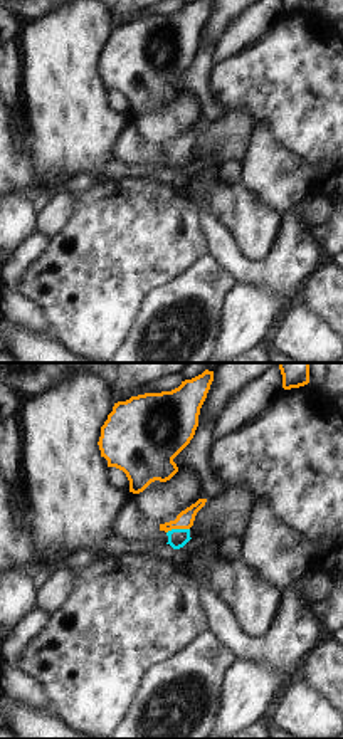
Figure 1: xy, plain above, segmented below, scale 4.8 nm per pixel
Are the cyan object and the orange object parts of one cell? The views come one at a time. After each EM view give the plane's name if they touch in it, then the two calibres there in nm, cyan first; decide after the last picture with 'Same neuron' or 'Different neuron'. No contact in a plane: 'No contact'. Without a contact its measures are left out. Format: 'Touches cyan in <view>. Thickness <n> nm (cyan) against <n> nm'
Touches cyan in xy. Thickness 100 nm (cyan) against 80 nm.

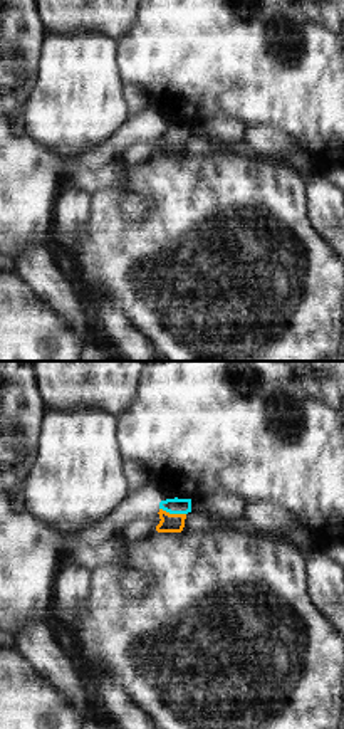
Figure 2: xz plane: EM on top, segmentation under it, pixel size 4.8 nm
Touches cyan in xz. Thickness 80 nm (cyan) against 100 nm.

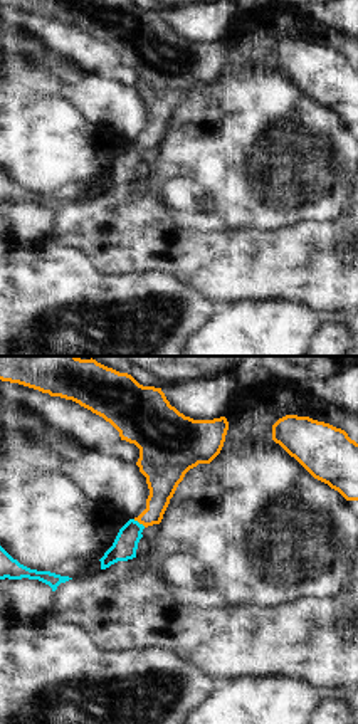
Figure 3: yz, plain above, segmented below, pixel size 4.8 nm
Touches cyan in yz. Thickness 120 nm (cyan) against 160 nm.

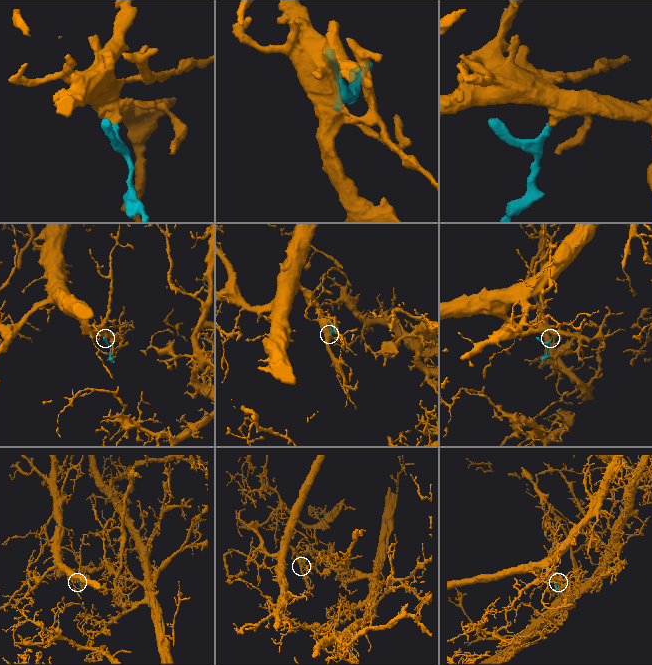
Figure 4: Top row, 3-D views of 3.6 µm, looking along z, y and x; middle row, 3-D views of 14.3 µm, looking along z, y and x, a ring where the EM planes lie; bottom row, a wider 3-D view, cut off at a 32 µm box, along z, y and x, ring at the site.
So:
Same neuron.

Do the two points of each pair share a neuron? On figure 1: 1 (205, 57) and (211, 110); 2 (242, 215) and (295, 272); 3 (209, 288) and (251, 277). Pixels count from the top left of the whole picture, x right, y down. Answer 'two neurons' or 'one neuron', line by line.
1: one neuron
2: two neurons
3: two neurons

